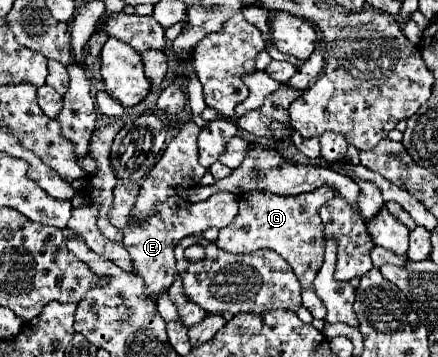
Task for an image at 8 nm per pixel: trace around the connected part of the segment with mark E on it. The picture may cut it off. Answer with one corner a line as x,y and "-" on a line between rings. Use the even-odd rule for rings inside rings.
132,182
118,184
114,188
114,200
112,200
108,216
110,216
110,222
114,222
116,228
124,236
122,244
132,258
134,274
146,282
146,294
156,302
158,296
170,288
170,284
174,282
174,276
178,274
176,272
176,260
174,260
176,244
182,238
202,234
204,230
208,230
212,226
216,226
216,228
228,226
238,212
238,200
230,192
216,192
208,200
196,202
196,204
182,200
178,196
172,196
164,204
160,204
158,212
154,216
150,216
142,226
130,226
130,222
128,222
130,220
130,208
132,208
136,196
138,196
138,184
132,184

